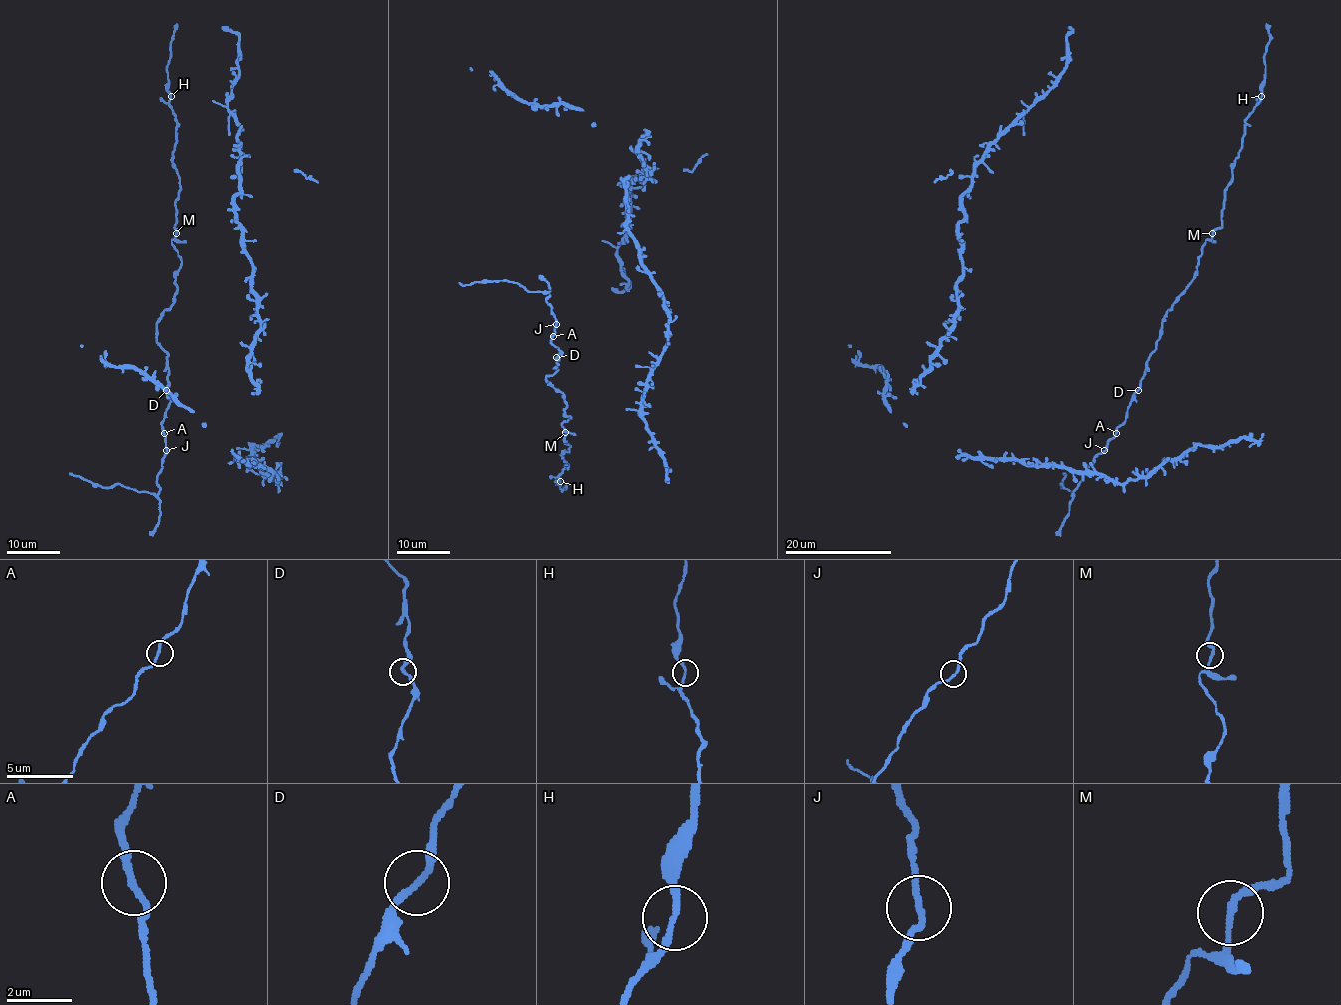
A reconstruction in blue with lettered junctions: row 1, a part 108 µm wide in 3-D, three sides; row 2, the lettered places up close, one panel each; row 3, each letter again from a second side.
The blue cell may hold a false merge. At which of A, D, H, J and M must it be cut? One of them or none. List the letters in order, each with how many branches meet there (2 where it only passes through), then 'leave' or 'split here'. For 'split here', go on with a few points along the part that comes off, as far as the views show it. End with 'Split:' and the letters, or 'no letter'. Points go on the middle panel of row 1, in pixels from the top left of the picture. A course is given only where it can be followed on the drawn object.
A: branches 2; leave
D: branches 2; leave
H: branches 2; leave
J: branches 2; leave
M: branches 2; leave
Split: no letter

